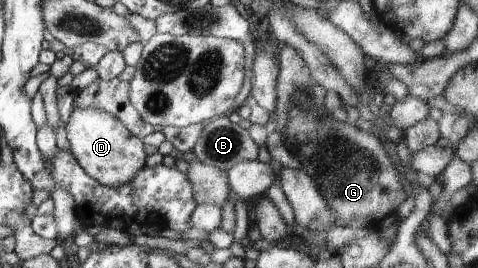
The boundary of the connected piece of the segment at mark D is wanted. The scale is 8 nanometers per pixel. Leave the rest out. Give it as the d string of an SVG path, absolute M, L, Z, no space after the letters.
M73 107L65 129L69 152L81 168L101 184L116 187L128 183L145 167L147 153L143 140L133 136L118 118L104 110Z

